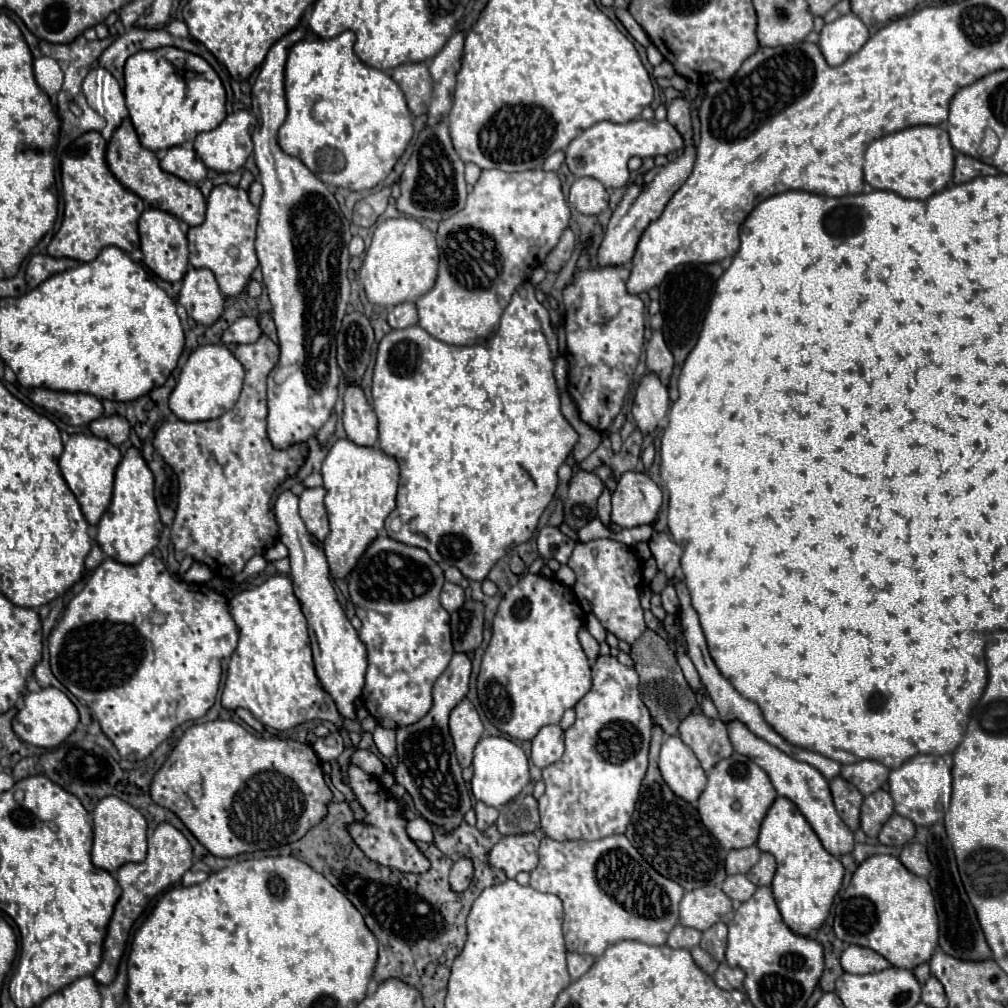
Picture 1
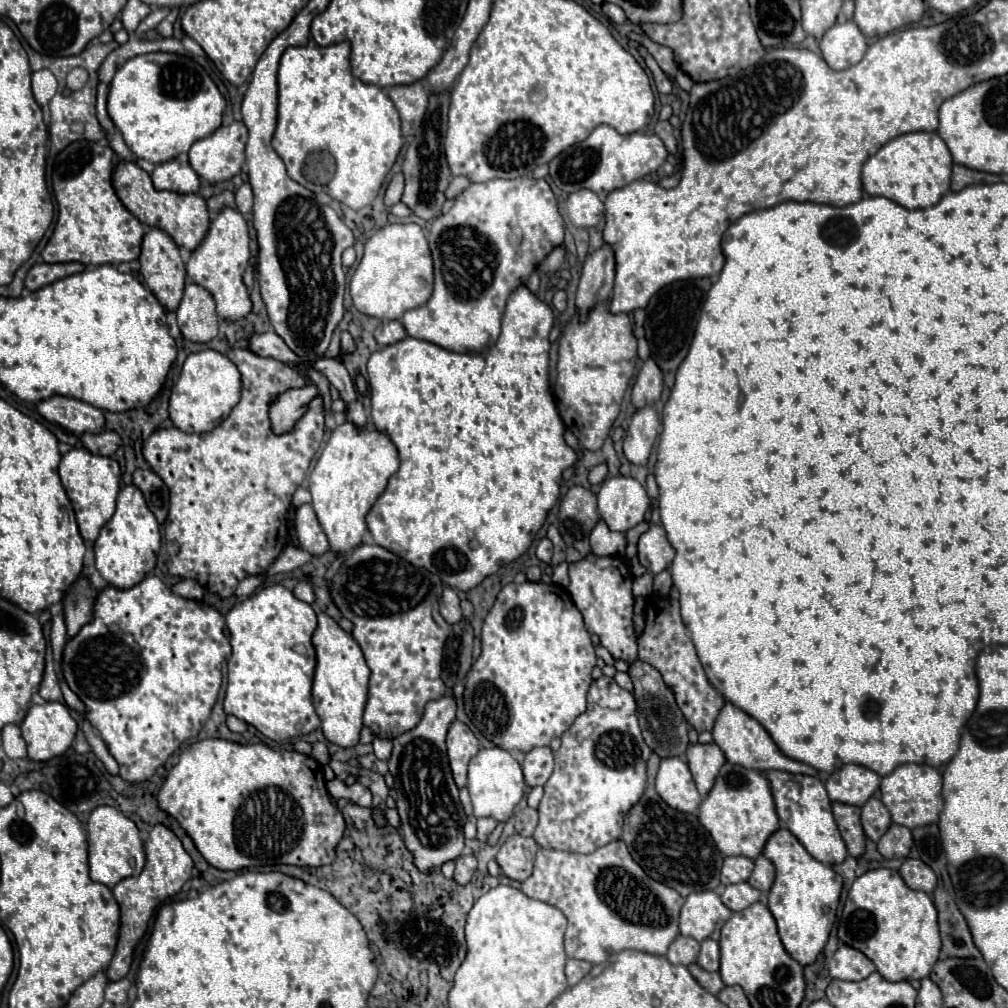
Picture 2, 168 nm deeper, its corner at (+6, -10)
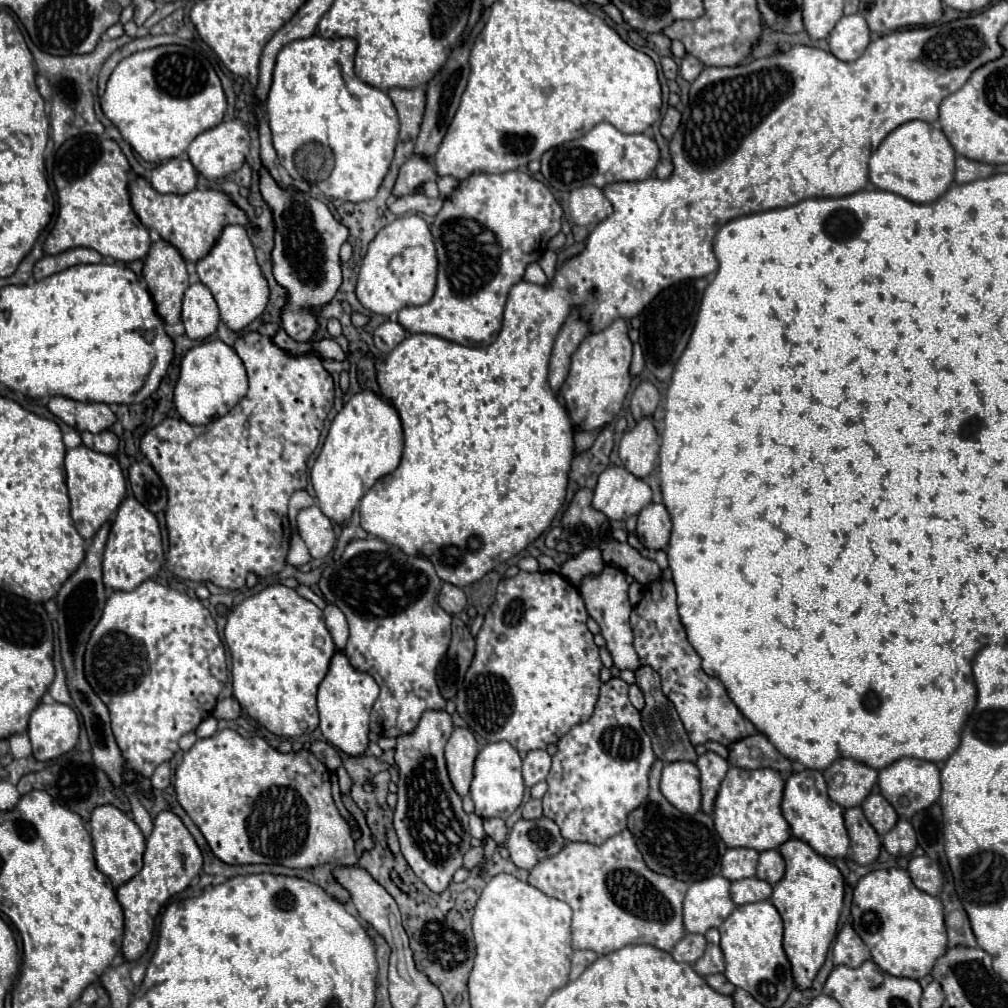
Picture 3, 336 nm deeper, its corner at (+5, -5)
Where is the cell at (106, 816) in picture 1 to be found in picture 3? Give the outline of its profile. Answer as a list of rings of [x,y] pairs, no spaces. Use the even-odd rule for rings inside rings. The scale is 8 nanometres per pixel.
[[[101,805],[91,813],[91,837],[93,837],[93,851],[97,869],[115,885],[125,885],[131,877],[135,877],[143,867],[143,853],[145,853],[145,837],[137,823],[129,819],[123,811],[113,805]]]

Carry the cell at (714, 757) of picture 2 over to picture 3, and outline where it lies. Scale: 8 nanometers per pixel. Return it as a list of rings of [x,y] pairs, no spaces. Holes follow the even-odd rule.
[[[707,751],[705,755],[701,755],[697,759],[697,767],[701,771],[701,793],[703,793],[703,811],[705,813],[713,813],[713,805],[715,805],[715,797],[719,791],[719,785],[729,769],[729,763],[719,757],[713,751]]]

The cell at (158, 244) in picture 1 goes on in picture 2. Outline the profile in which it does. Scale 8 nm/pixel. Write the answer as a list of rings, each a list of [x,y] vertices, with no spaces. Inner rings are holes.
[[[152,228],[150,232],[144,234],[142,240],[142,254],[140,254],[140,272],[144,276],[144,282],[148,286],[148,290],[158,298],[158,302],[166,308],[166,310],[176,310],[182,298],[182,290],[184,290],[184,280],[186,280],[186,270],[184,270],[184,262],[180,258],[178,246],[176,242],[160,228]]]

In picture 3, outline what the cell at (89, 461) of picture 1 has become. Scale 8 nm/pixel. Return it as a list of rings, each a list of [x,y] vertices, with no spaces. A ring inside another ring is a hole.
[[[79,445],[79,447],[67,451],[65,469],[67,469],[69,499],[71,499],[71,517],[73,517],[77,533],[85,541],[89,541],[97,533],[97,529],[113,517],[115,509],[123,501],[125,477],[123,477],[123,471],[115,457],[97,453],[85,445]]]

